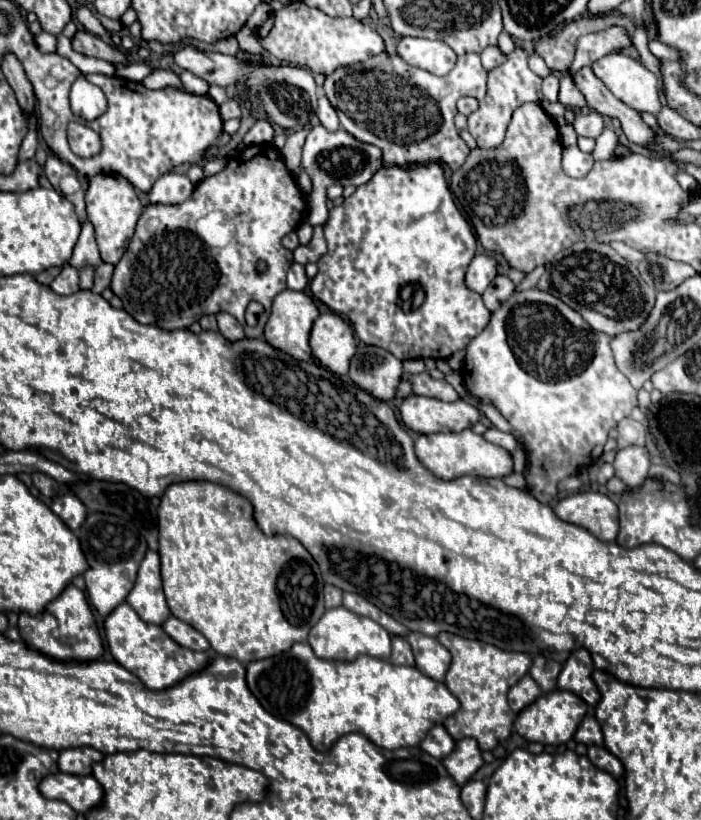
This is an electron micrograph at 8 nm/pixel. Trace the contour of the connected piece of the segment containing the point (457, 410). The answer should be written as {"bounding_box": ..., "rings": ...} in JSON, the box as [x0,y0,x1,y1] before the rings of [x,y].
{"bounding_box":[399,395,479,433],"rings":[[[409,395],[399,407],[403,423],[415,433],[439,433],[439,431],[463,431],[479,421],[479,411],[457,399],[445,403],[431,397]]]}

